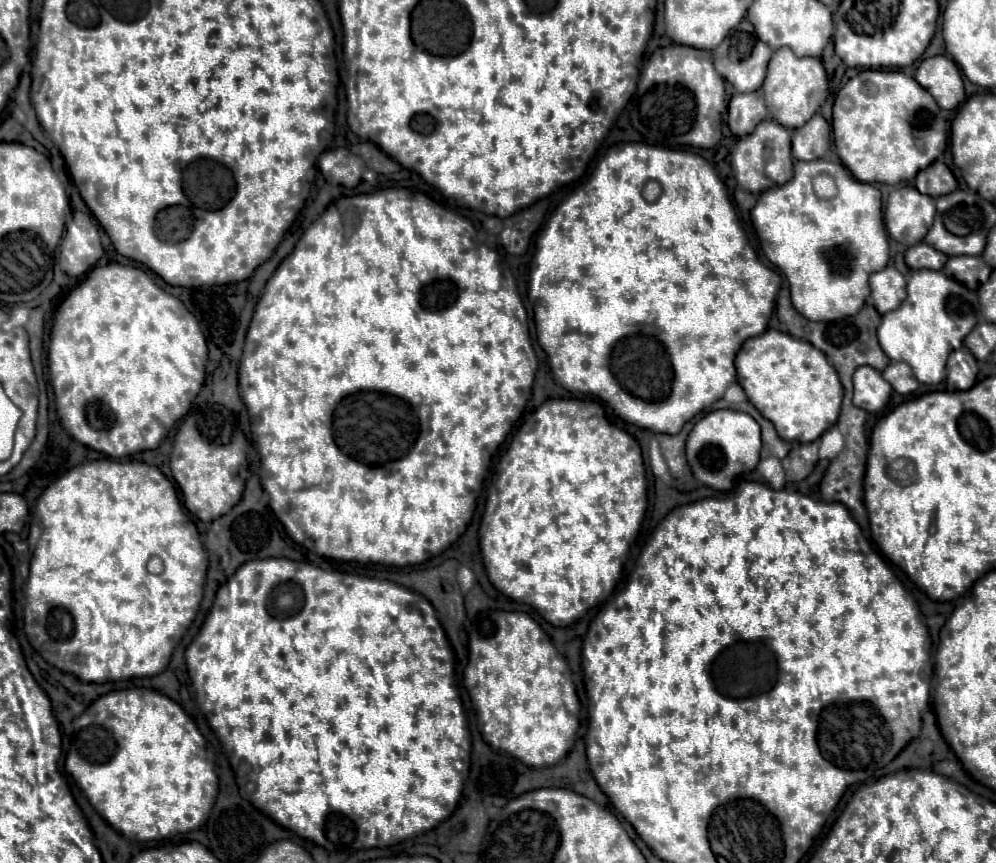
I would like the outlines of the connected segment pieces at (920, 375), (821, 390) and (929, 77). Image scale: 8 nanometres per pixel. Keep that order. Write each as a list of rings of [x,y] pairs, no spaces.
[[[914,270],[908,278],[908,296],[906,300],[892,312],[882,316],[882,324],[878,328],[878,342],[882,350],[888,354],[890,360],[894,362],[906,362],[918,382],[922,384],[940,384],[946,378],[946,360],[948,354],[954,348],[960,348],[966,334],[978,324],[978,314],[980,314],[980,304],[978,304],[978,294],[970,288],[964,288],[964,284],[948,278],[944,272],[938,270]]]
[[[766,330],[760,336],[746,340],[736,356],[738,382],[744,388],[748,400],[758,412],[770,420],[782,440],[788,442],[814,442],[828,428],[832,428],[840,416],[842,384],[818,348],[806,340],[794,338],[778,330]]]
[[[932,56],[922,60],[914,78],[944,110],[954,110],[966,98],[960,70],[954,60],[946,56]]]

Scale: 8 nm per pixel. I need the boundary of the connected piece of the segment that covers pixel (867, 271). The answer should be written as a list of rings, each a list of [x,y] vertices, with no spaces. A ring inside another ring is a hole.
[[[828,160],[794,162],[794,178],[790,182],[762,192],[758,204],[752,208],[752,224],[756,228],[764,254],[790,282],[790,296],[794,308],[808,320],[828,322],[858,314],[870,294],[870,274],[884,268],[890,258],[888,236],[882,220],[880,190],[872,184],[856,180],[842,164]],[[822,172],[830,174],[838,184],[838,196],[832,200],[820,200],[812,190],[814,176]]]

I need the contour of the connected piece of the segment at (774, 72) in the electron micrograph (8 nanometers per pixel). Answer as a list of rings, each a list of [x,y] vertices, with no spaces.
[[[780,48],[774,52],[768,64],[768,76],[762,86],[766,106],[772,118],[784,128],[800,128],[806,124],[822,106],[828,94],[828,78],[820,58],[798,58],[790,48]]]

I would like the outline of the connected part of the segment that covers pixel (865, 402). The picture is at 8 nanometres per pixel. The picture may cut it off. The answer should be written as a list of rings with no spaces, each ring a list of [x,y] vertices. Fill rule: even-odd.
[[[858,368],[854,372],[854,404],[870,414],[884,410],[890,402],[892,386],[884,380],[884,376],[874,368]]]

